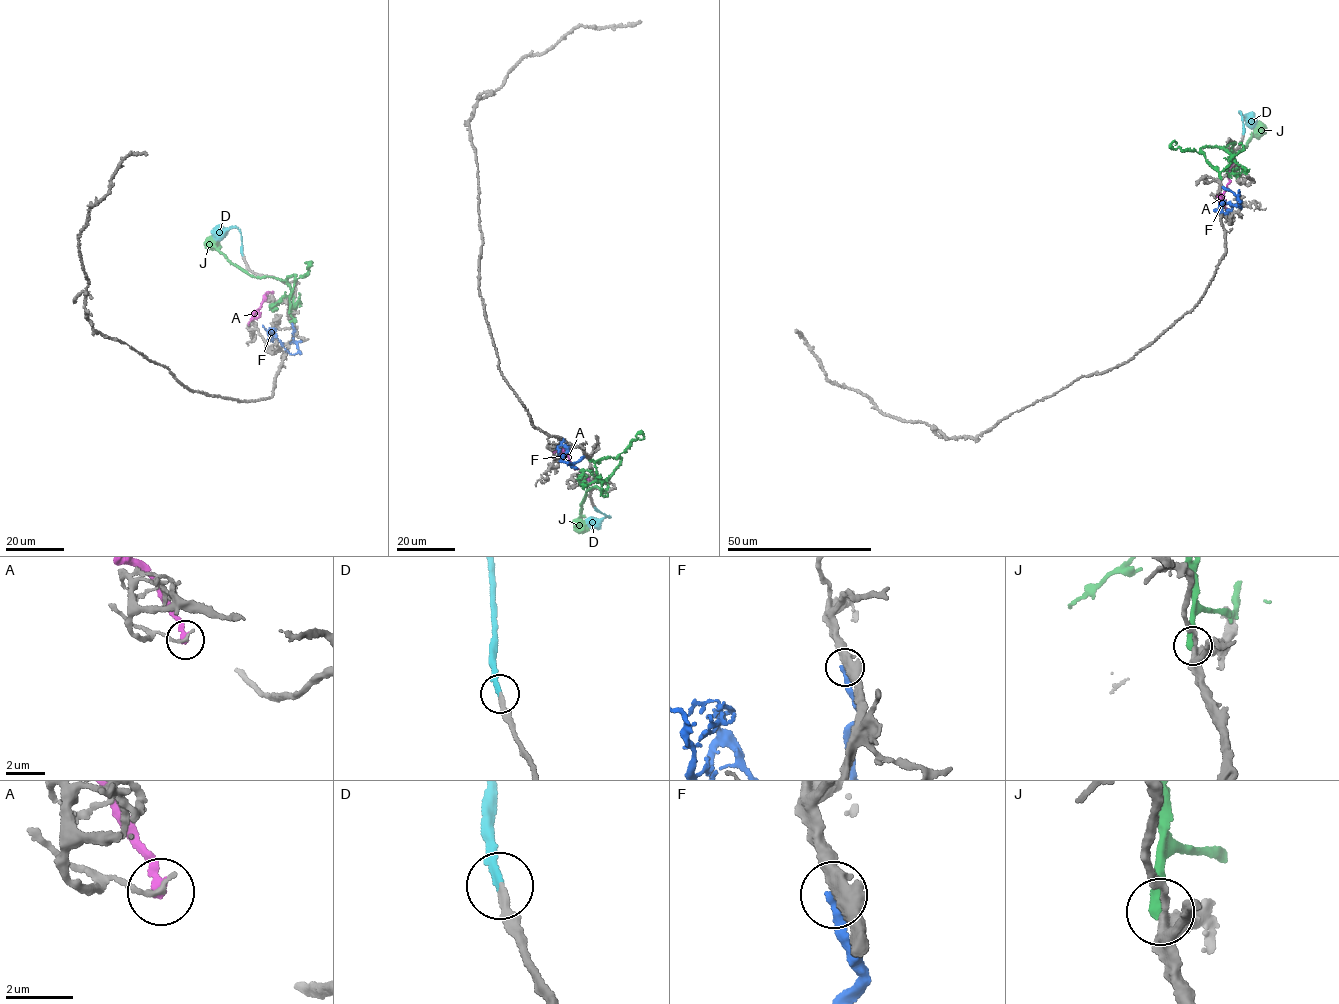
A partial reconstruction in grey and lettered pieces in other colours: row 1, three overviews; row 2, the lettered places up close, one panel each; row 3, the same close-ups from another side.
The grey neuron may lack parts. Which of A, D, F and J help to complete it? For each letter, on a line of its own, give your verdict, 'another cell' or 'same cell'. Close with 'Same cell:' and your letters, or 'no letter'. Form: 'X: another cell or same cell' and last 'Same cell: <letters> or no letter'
A: another cell
D: same cell
F: another cell
J: another cell
Same cell: D

